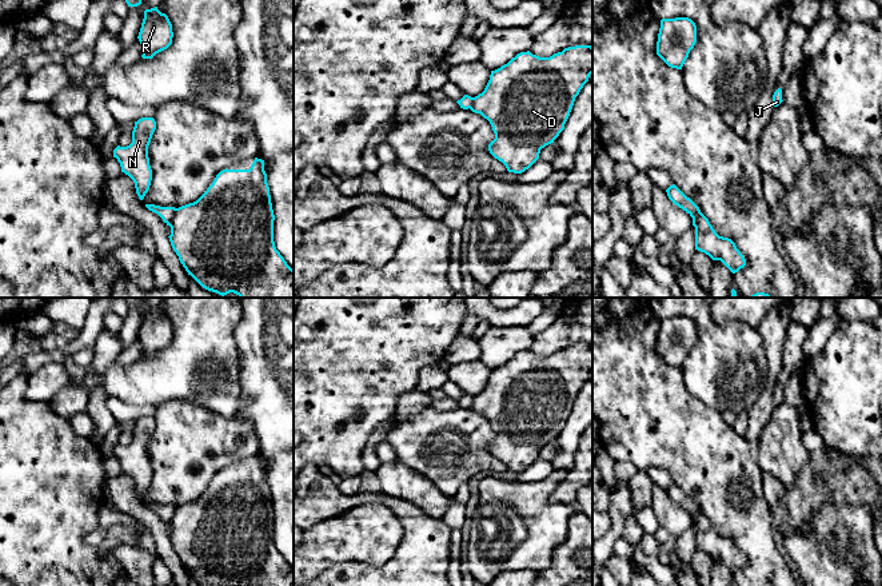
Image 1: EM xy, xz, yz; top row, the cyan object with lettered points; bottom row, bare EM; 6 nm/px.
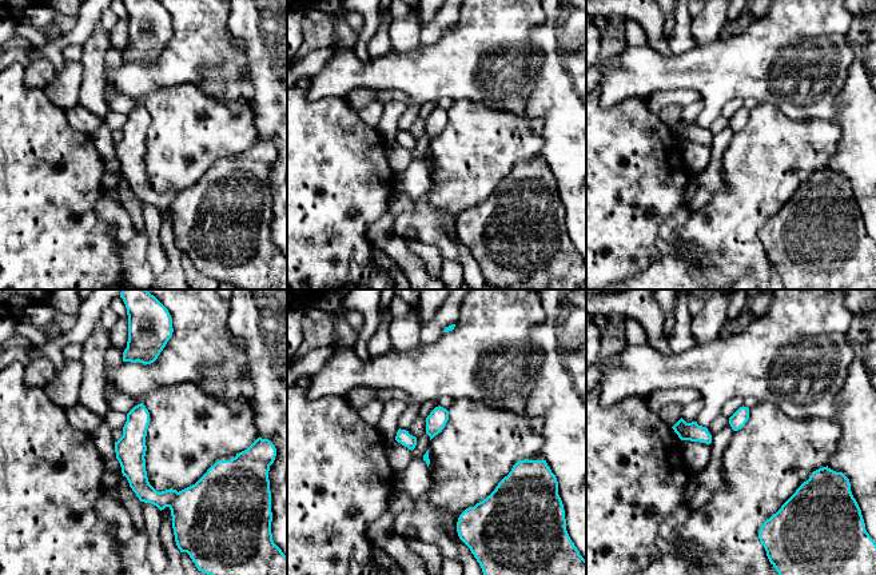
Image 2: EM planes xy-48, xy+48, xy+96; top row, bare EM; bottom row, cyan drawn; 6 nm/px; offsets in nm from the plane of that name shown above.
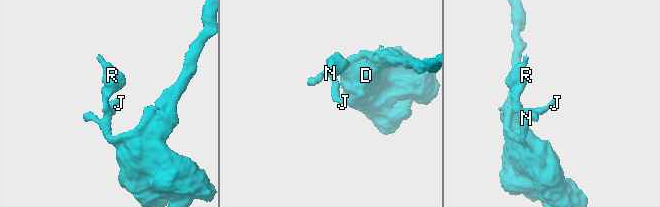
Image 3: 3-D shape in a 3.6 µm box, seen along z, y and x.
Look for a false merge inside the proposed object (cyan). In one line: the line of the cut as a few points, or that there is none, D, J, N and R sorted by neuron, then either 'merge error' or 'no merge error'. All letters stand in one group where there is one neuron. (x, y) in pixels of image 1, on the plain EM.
xy (176, 507), (167, 523) | D / J N R | merge error

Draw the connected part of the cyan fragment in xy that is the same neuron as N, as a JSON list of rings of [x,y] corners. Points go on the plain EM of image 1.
[[[141,416],[135,420],[132,442],[127,446],[117,445],[113,449],[113,457],[120,462],[121,471],[133,479],[140,499],[144,498],[152,479],[148,445],[155,428],[156,420],[153,416]]]

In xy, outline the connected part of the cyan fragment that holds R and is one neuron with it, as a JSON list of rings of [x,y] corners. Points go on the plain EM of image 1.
[[[157,306],[145,308],[139,340],[143,346],[143,358],[152,358],[156,352],[167,348],[172,343],[172,323],[165,312]]]

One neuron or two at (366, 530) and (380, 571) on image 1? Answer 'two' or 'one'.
two

